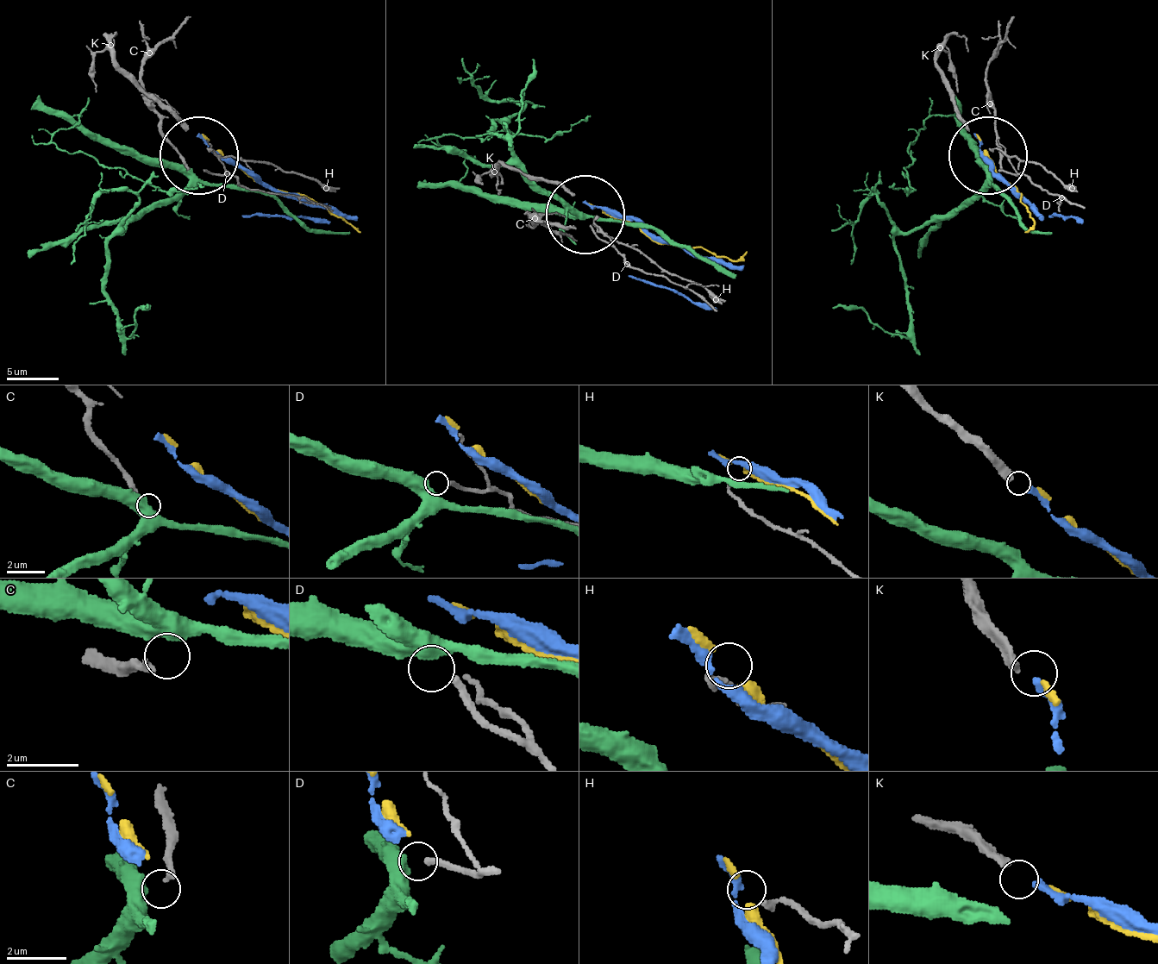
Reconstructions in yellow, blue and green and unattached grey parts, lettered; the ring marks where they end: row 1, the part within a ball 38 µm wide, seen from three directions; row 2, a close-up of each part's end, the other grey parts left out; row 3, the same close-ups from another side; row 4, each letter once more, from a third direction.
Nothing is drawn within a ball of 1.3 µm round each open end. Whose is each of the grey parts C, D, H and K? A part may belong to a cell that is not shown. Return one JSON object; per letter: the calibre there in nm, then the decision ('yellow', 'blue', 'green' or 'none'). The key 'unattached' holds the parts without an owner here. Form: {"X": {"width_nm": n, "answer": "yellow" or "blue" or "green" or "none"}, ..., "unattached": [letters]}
{"C": {"width_nm": 240, "answer": "none"}, "D": {"width_nm": 200, "answer": "green"}, "H": {"width_nm": 240, "answer": "none"}, "K": {"width_nm": 280, "answer": "blue"}, "unattached": ["C", "H"]}

